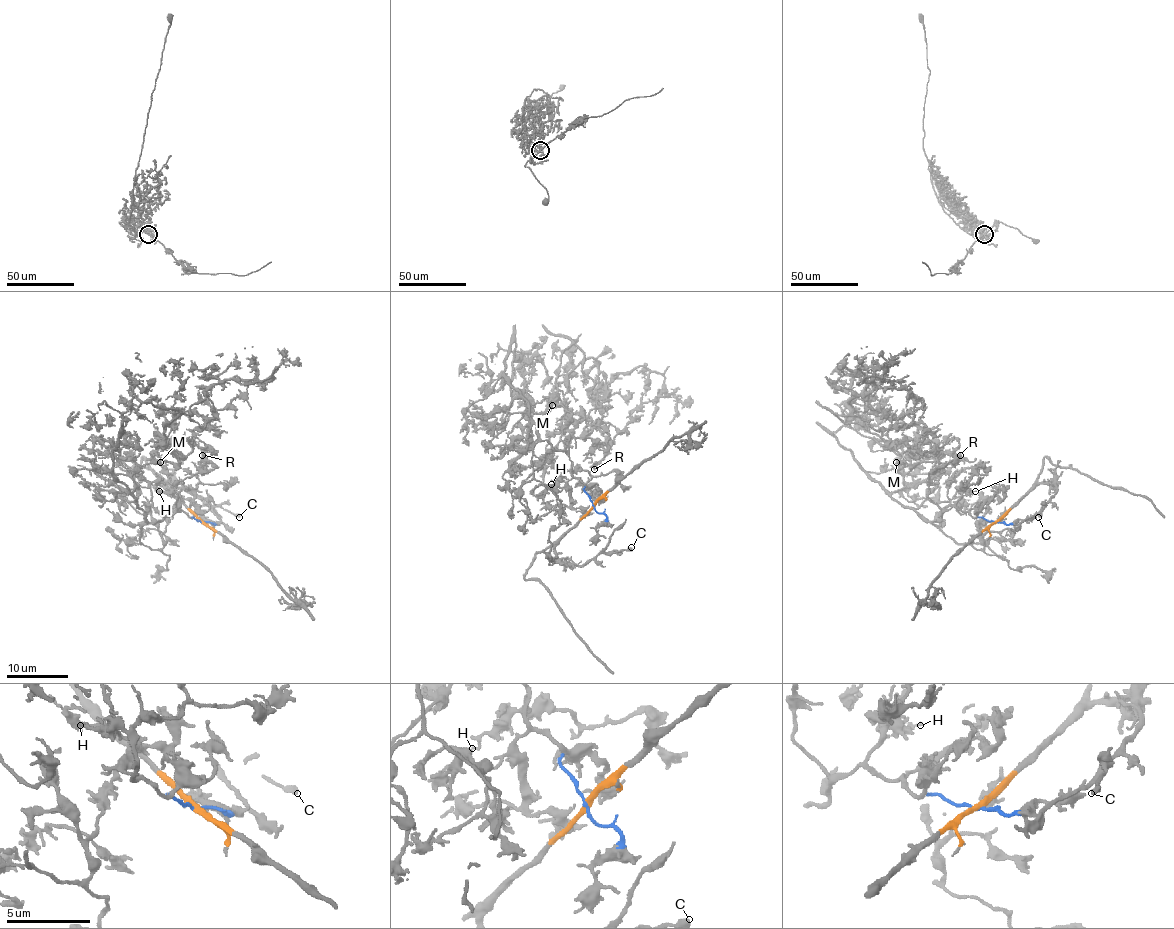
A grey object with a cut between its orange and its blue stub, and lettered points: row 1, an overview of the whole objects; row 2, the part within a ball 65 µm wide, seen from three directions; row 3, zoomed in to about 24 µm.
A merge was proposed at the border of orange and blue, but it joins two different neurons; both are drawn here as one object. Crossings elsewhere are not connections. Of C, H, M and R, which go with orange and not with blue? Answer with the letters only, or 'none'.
C

